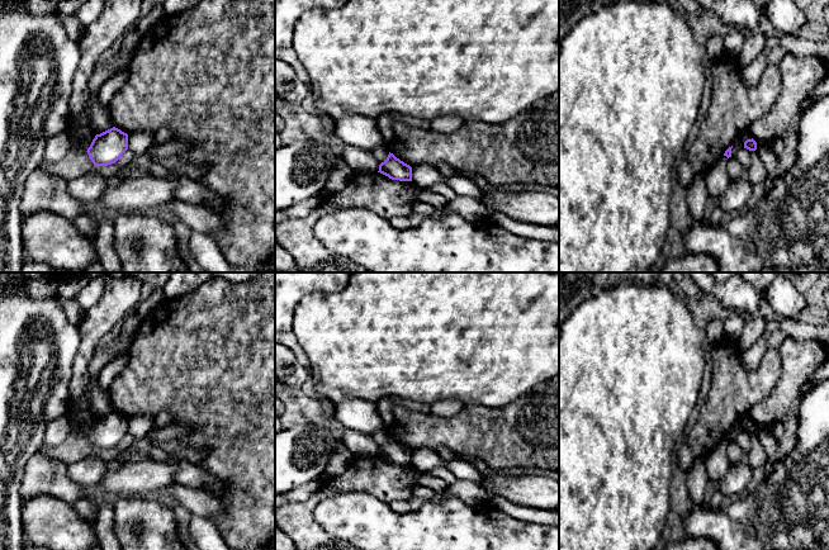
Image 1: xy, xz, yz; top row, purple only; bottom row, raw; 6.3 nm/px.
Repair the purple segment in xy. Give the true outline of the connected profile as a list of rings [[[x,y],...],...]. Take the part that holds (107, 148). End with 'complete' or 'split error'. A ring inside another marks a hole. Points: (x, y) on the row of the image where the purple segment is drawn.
[[[113,127],[96,134],[86,152],[95,166],[108,166],[115,163],[127,150],[128,134]]] | complete

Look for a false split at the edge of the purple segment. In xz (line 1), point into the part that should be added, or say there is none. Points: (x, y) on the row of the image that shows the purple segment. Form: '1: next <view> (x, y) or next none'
1: next none

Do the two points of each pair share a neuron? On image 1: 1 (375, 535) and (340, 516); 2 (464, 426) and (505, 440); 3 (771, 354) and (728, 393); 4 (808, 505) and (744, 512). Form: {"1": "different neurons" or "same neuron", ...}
{"1": "same neuron", "2": "same neuron", "3": "same neuron", "4": "same neuron"}

